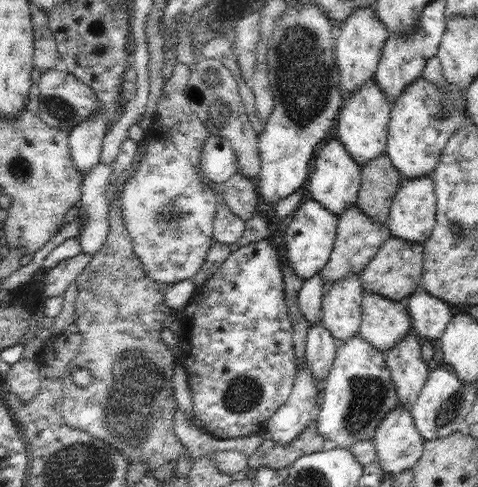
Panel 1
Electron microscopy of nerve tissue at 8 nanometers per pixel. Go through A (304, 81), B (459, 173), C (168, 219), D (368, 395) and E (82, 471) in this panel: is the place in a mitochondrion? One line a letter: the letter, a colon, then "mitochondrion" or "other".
A: mitochondrion
B: other
C: mitochondrion
D: mitochondrion
E: mitochondrion

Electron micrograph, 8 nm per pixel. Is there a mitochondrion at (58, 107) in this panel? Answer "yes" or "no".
yes

